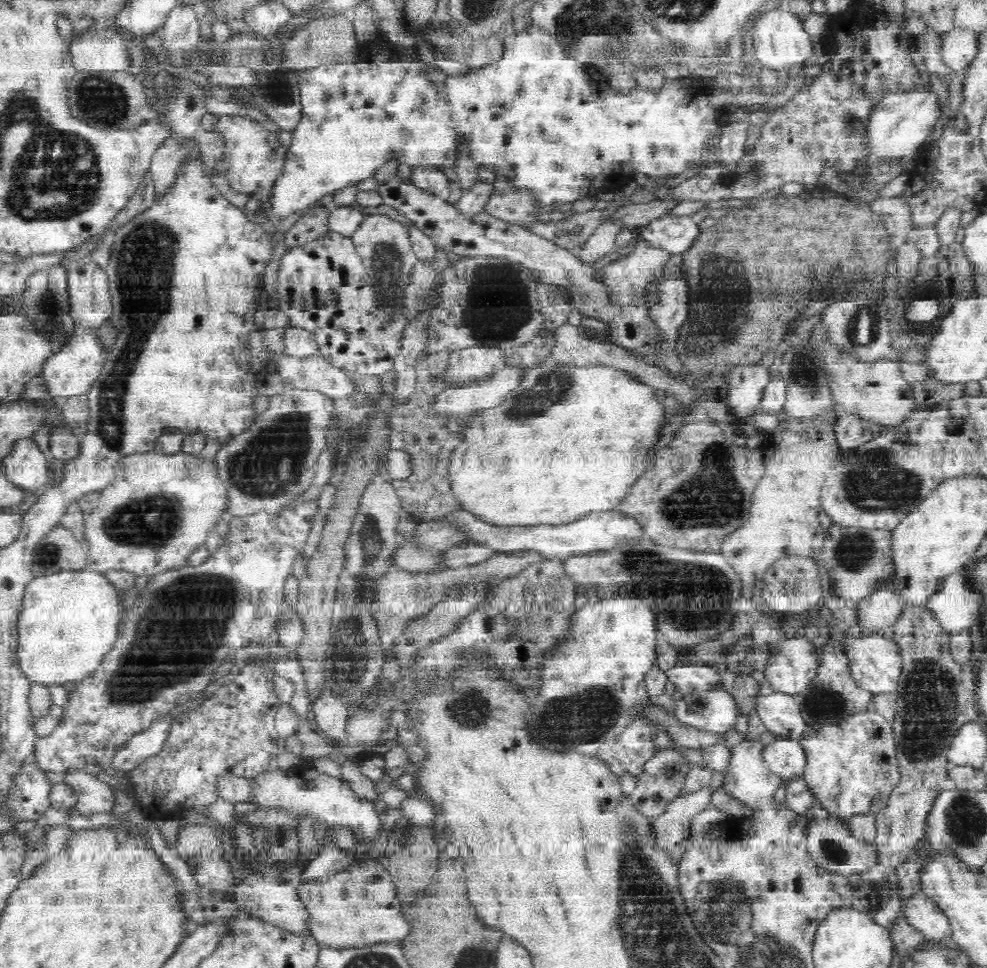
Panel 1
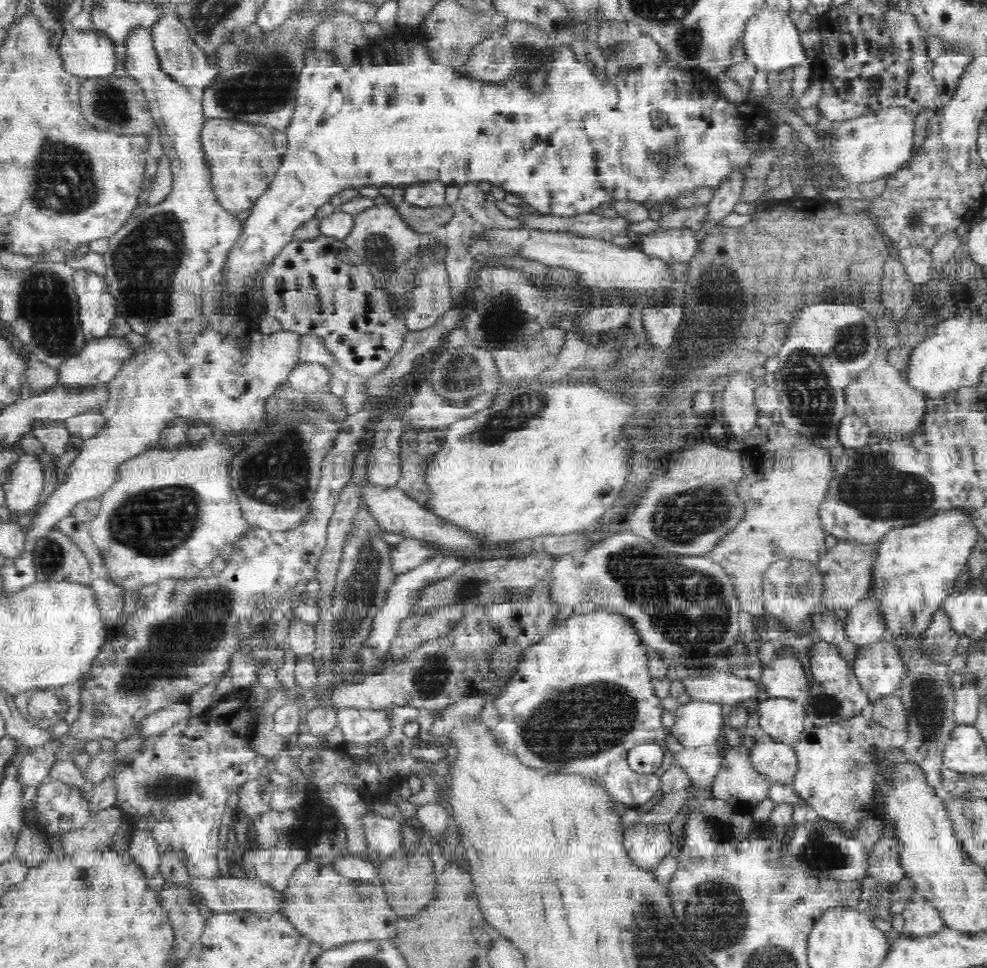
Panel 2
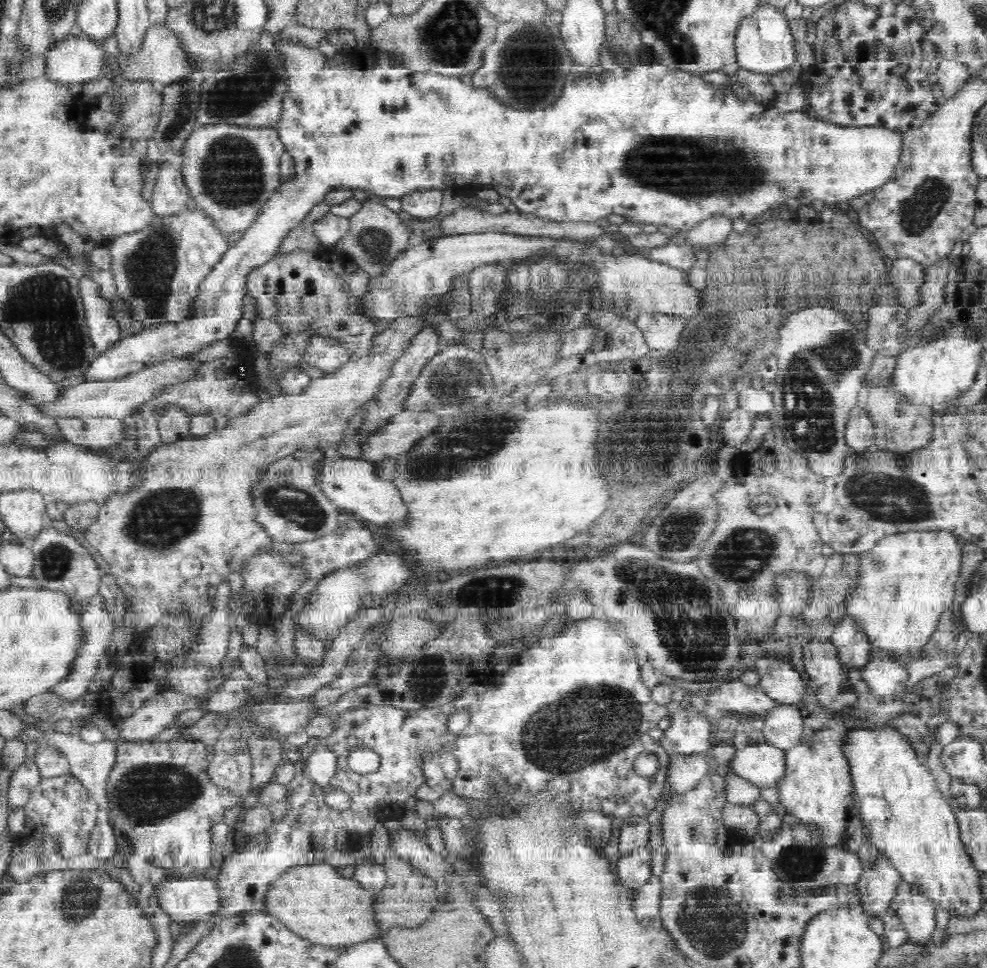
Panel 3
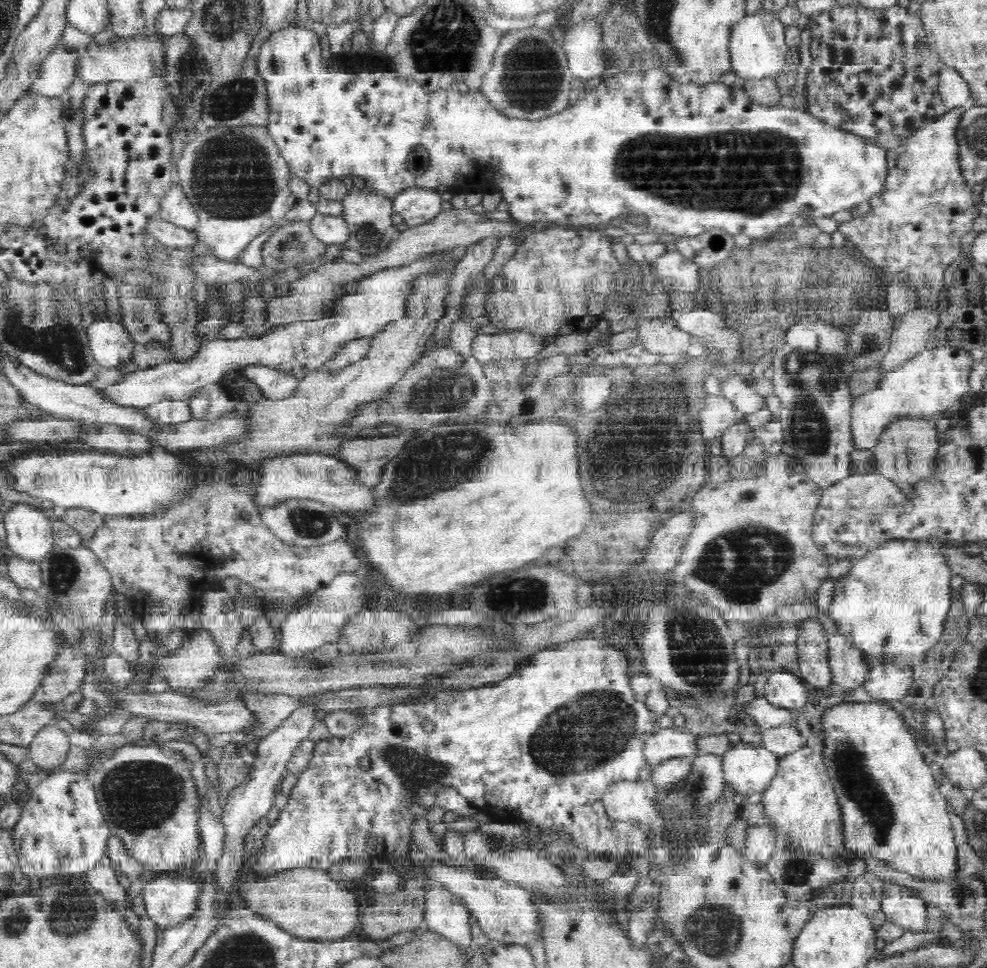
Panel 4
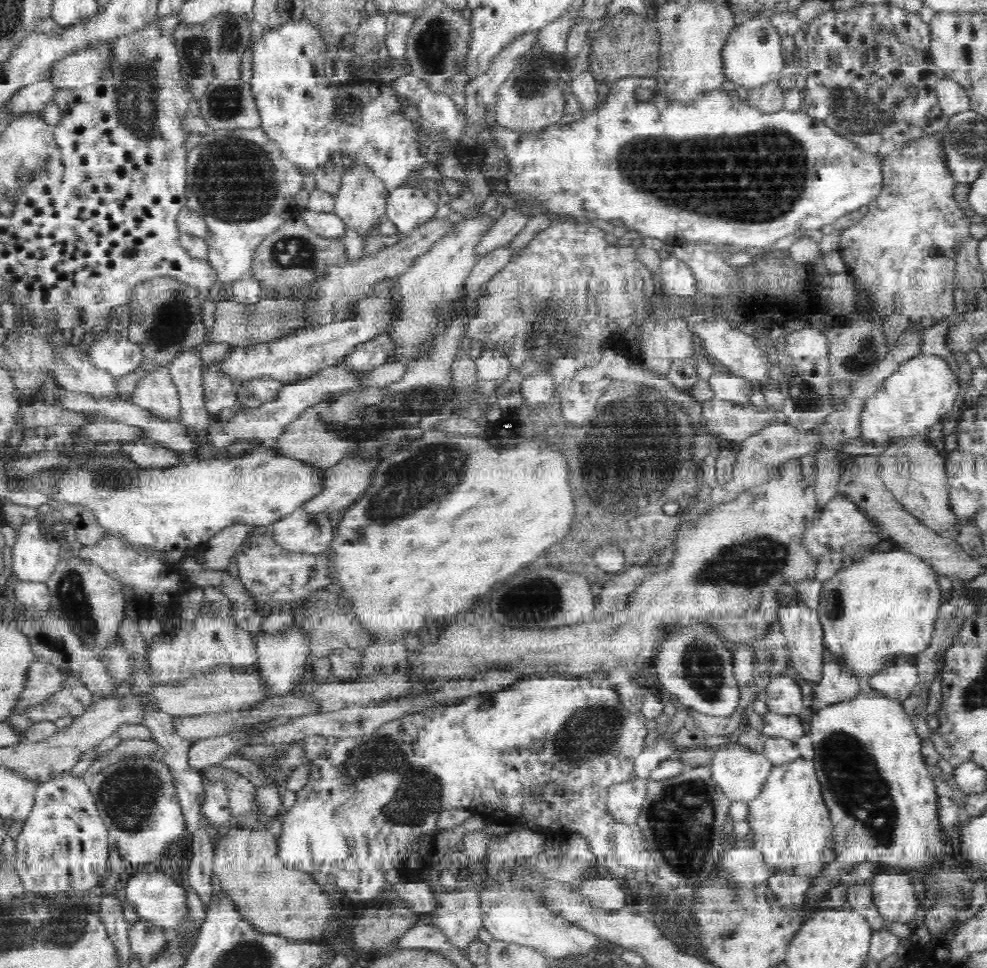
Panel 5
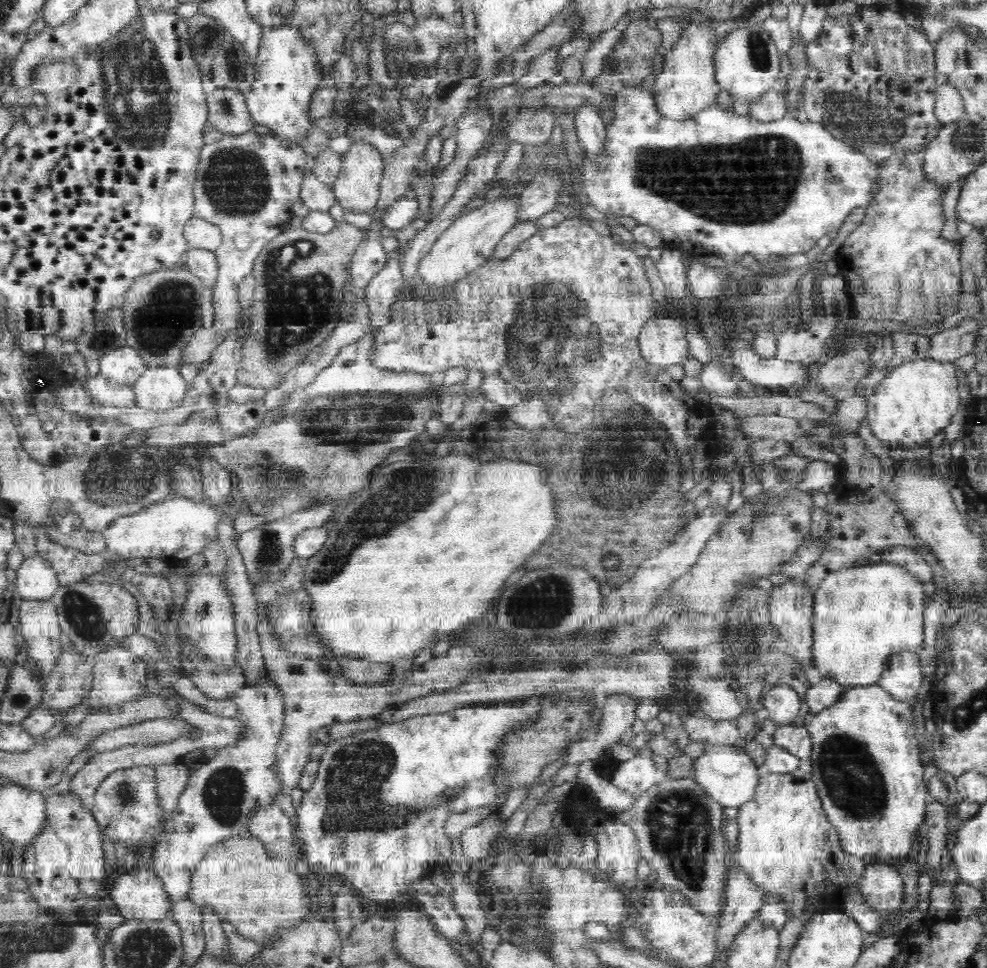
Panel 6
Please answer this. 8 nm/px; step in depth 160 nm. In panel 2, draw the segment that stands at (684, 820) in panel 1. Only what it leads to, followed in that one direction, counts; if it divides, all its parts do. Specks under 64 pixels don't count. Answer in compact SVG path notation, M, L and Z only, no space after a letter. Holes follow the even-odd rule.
M656 822L636 823L625 830L625 847L636 864L654 870L674 848L670 825Z

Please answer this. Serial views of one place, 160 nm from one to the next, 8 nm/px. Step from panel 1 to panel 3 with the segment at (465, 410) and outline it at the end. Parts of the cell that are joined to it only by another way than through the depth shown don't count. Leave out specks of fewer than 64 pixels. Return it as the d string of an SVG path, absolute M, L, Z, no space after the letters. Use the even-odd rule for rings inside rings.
M404 408L376 435L367 440L362 459L379 464L386 456L402 456L442 424L439 414L430 410Z

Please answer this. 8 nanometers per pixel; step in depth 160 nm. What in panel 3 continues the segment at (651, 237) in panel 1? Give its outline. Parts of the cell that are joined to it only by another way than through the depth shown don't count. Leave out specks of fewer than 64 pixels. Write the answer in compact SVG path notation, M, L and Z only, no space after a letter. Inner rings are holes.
M668 241L660 246L652 246L643 252L652 260L666 262L687 273L696 262L695 249L690 242L674 244Z

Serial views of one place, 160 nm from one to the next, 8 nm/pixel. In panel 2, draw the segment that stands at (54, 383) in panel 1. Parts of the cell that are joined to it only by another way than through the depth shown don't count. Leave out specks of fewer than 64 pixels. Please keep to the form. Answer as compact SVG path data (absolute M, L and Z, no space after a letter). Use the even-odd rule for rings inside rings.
M114 337L90 338L85 340L84 346L72 356L64 358L58 366L56 366L56 379L58 384L74 391L96 388L104 385L108 380L114 378L116 370L124 358L128 358L132 354L132 348L128 347L125 338L117 339Z

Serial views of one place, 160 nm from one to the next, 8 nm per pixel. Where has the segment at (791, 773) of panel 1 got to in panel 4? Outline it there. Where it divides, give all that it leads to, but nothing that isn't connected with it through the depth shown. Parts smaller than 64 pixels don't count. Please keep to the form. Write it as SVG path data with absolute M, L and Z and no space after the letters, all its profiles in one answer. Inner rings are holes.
M738 743L723 753L723 773L728 792L752 794L763 792L768 788L771 780L777 775L780 755L768 750L763 743Z

